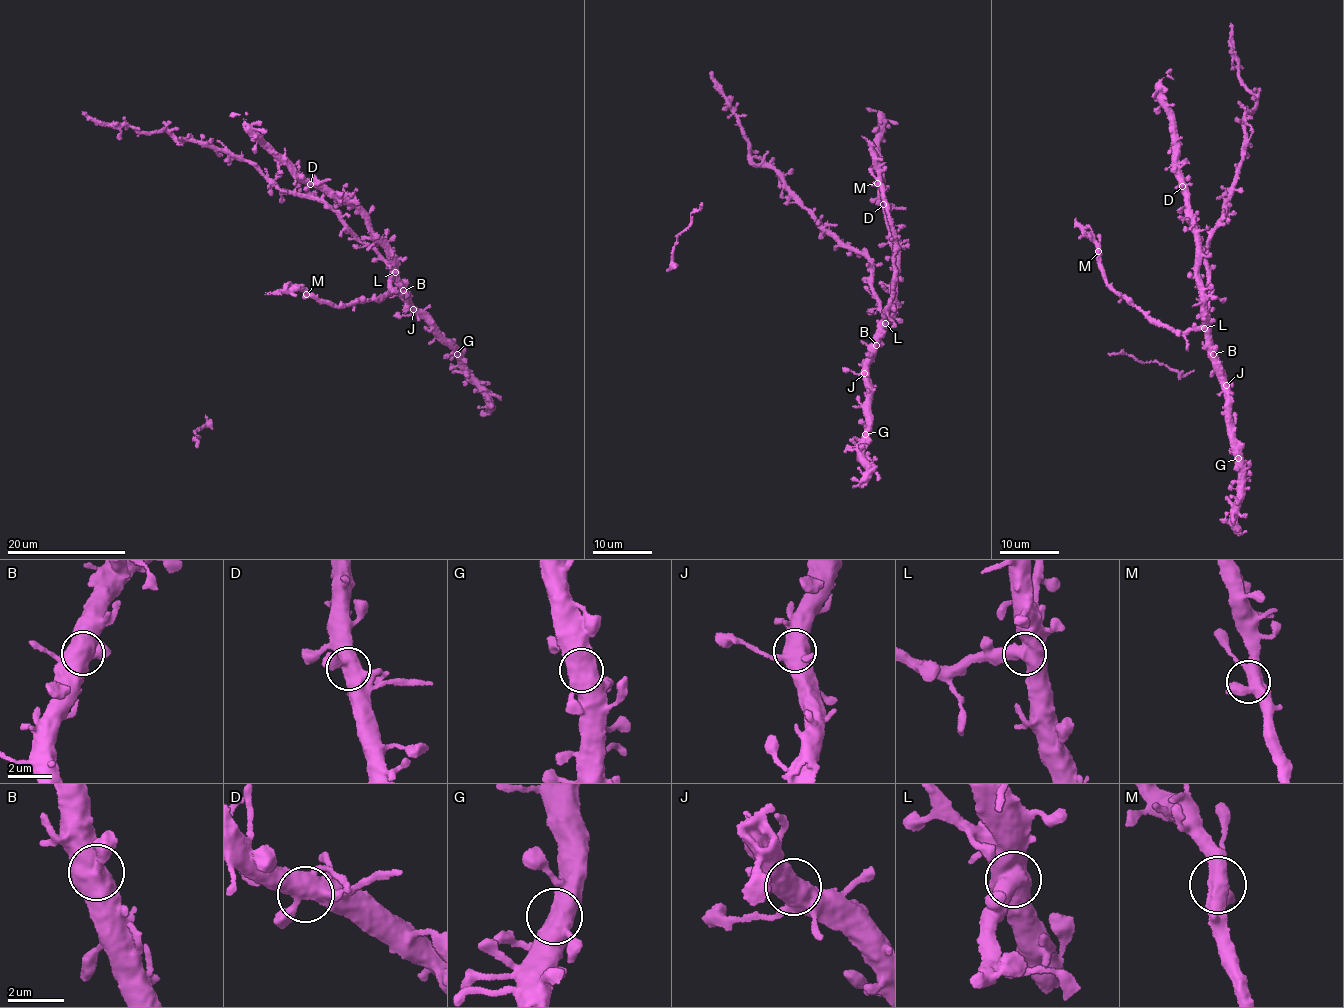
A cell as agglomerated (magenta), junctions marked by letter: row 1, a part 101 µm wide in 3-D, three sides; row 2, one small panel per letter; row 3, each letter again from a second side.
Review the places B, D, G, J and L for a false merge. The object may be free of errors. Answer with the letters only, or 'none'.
L

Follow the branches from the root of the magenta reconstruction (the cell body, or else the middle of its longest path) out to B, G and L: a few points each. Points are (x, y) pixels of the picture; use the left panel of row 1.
B: (388, 293), (393, 289), (391, 282), (395, 275), (396, 285), (403, 290)
G: (388, 293), (393, 289), (391, 282), (395, 275), (396, 287), (406, 308), (420, 315), (438, 340), (457, 354)
L: (388, 293), (393, 289), (391, 282), (395, 272)

